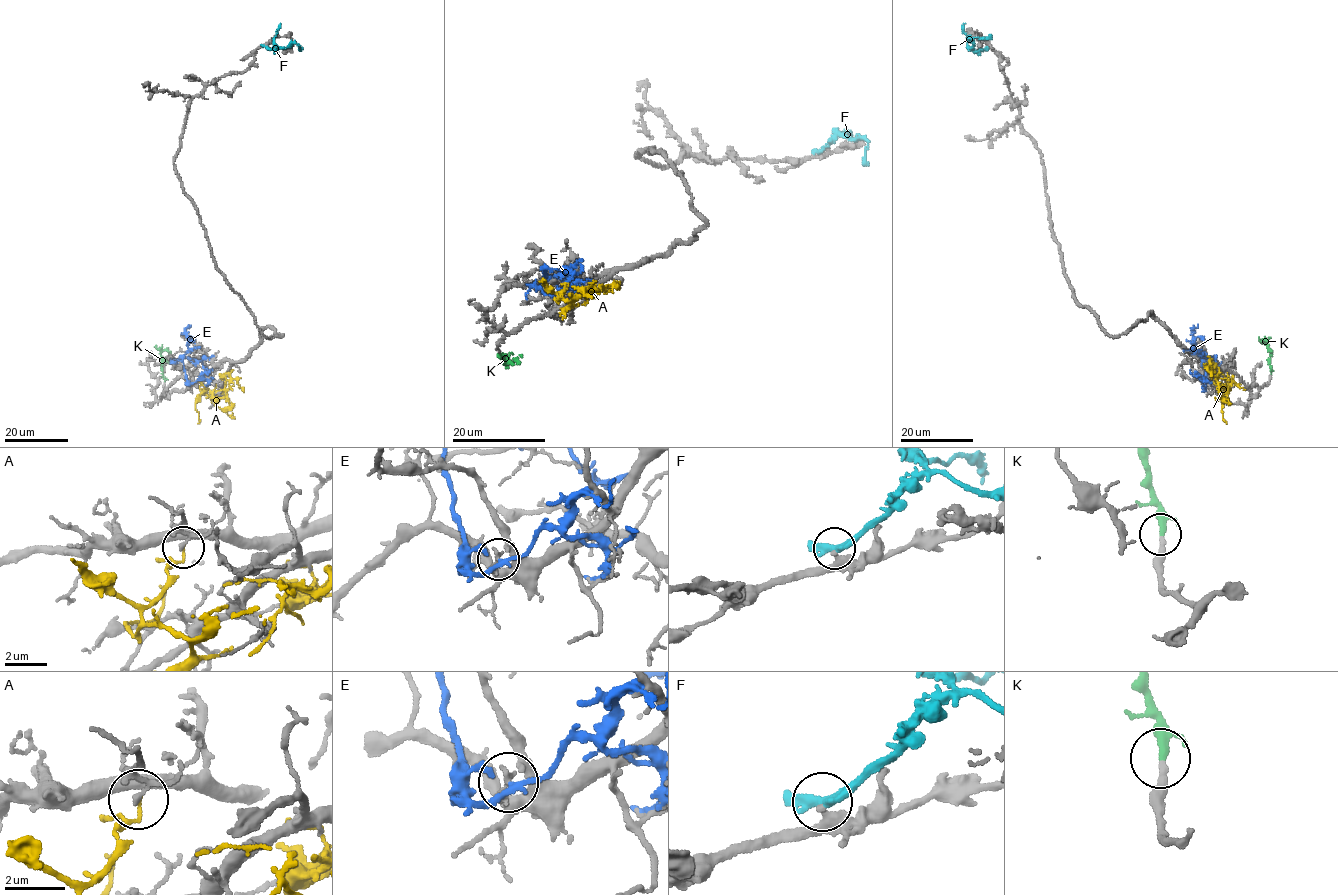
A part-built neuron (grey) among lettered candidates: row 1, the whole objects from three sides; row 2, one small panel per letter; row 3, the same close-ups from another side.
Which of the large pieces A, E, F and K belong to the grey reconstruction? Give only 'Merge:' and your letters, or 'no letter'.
Merge: K

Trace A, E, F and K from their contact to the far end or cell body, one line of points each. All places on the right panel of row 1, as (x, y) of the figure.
A: (1212, 382), (1229, 388), (1220, 386), (1207, 366), (1211, 376)
E: (1205, 386), (1202, 363), (1211, 362), (1215, 356), (1213, 361), (1202, 356), (1199, 351), (1202, 349)
F: (987, 48), (972, 49), (970, 39), (991, 36)
K: (1271, 374), (1270, 349), (1264, 339), (1261, 342)

